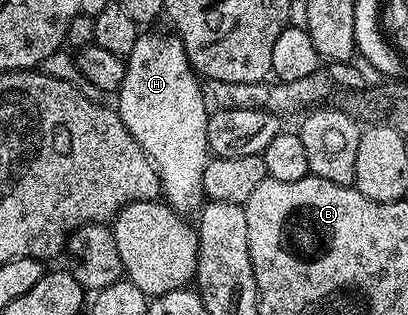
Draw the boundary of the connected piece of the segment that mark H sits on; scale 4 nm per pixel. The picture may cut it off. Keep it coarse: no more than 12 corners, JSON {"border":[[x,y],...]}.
{"border":[[138,36],[115,108],[196,214],[210,110],[180,37]]}

